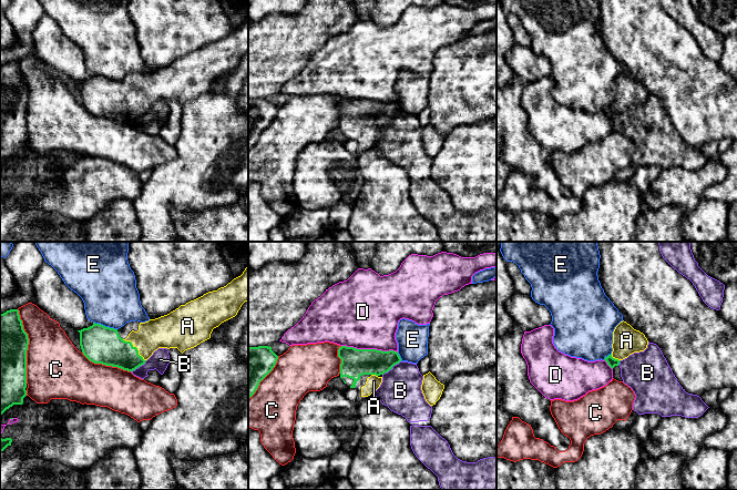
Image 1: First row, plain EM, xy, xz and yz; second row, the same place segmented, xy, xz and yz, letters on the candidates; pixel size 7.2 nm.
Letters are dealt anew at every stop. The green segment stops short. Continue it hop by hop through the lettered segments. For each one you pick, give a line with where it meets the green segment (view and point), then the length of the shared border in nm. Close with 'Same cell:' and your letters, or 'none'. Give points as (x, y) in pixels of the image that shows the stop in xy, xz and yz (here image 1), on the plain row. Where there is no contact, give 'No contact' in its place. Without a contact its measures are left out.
A: Touches green at xy (135, 99). Shared border 240 nm
Same cell: A

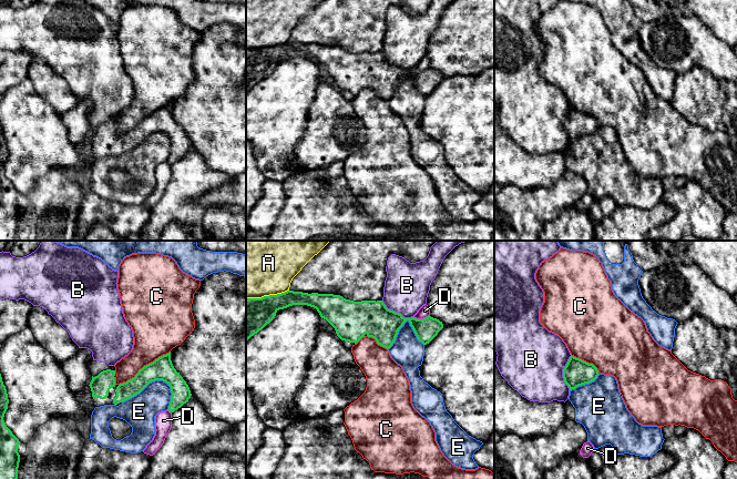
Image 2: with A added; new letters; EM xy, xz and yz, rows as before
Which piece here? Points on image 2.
Same cell: none

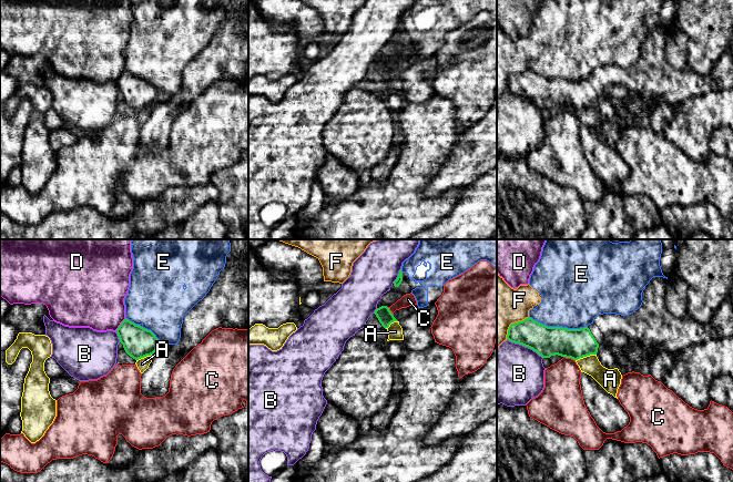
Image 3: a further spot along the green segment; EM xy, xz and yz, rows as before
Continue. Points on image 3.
Same cell: none

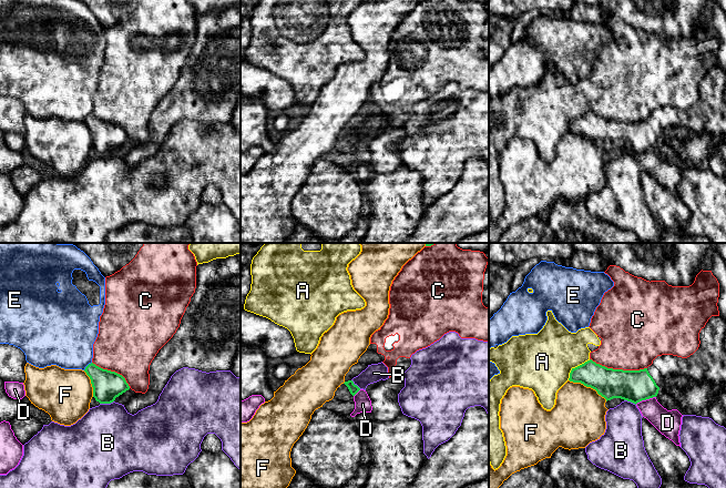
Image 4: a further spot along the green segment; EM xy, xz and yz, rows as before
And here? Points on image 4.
Same cell: none

